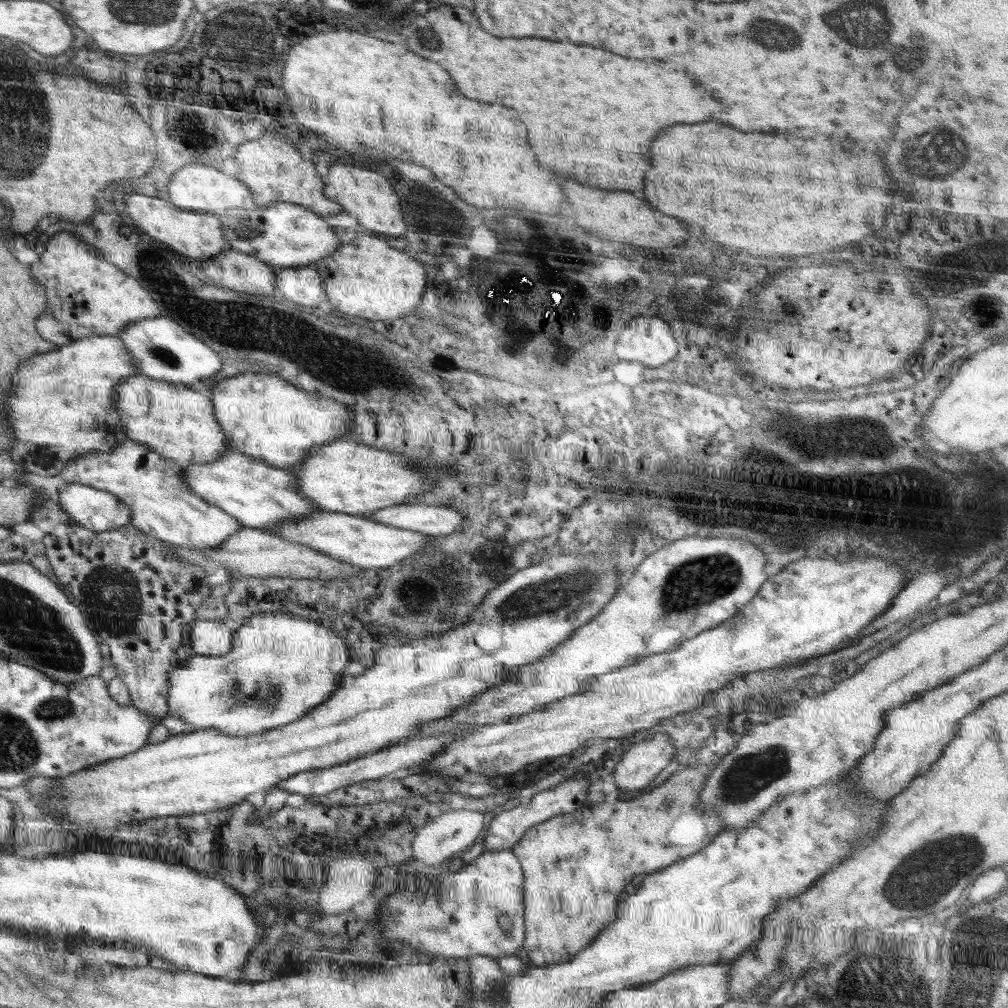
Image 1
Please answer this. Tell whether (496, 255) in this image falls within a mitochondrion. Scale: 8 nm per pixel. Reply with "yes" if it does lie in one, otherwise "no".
no

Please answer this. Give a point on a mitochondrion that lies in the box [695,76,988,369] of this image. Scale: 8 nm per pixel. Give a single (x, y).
(942, 152)

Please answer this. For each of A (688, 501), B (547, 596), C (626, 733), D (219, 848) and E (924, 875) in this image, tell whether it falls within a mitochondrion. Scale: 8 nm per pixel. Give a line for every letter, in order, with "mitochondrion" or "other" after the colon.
A: mitochondrion
B: mitochondrion
C: other
D: other
E: mitochondrion

